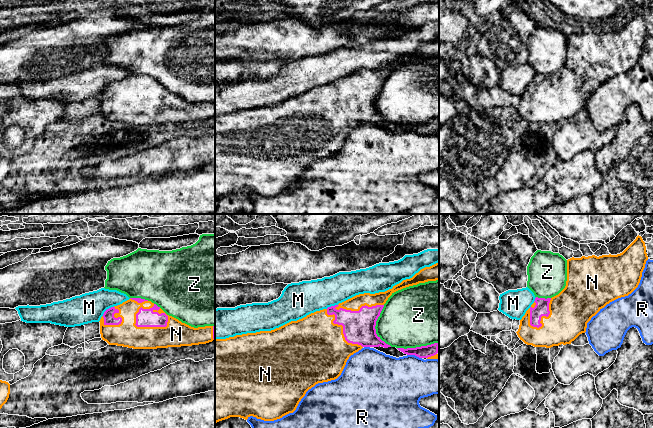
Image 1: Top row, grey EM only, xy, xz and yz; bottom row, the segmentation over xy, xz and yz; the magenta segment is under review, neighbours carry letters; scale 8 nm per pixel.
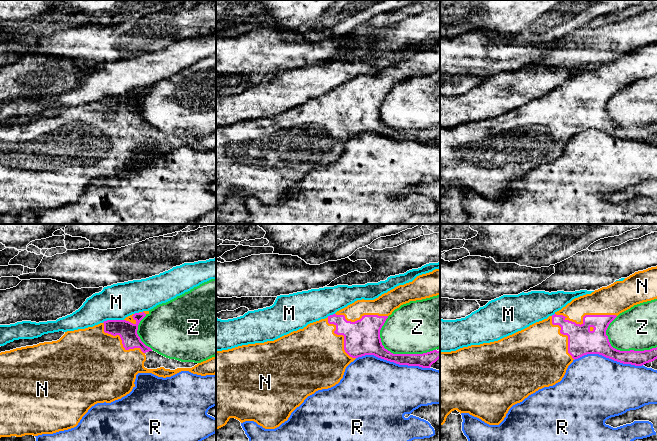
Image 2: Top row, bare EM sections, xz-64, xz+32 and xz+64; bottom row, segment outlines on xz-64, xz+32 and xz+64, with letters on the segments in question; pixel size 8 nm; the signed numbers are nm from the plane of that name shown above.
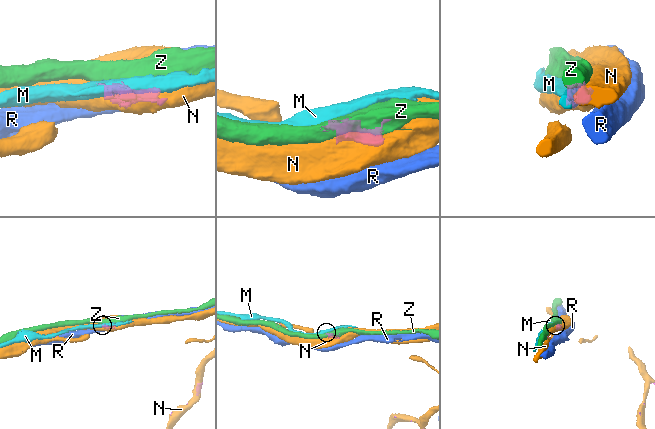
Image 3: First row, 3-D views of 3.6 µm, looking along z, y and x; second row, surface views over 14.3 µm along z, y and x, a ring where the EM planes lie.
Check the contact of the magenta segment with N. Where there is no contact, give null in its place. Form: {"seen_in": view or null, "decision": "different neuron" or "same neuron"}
{"seen_in": "xy", "decision": "same neuron"}

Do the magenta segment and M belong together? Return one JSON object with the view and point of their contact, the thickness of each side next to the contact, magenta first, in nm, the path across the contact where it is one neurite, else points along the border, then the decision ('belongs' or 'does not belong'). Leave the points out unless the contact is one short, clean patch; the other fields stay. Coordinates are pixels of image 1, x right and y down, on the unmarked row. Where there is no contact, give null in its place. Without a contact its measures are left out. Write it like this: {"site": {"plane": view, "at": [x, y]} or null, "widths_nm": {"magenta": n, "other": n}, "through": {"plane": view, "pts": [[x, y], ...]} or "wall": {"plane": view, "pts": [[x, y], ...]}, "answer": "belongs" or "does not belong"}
{"site": {"plane": "xy", "at": [107, 85]}, "widths_nm": {"magenta": 90, "other": 240}, "answer": "does not belong"}

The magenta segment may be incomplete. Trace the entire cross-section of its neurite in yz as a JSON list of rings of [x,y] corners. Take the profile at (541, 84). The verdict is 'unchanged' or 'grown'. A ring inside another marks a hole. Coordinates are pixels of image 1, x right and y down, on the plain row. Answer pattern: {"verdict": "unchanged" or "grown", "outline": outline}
{"verdict": "grown", "outline": [[[639,11],[620,30],[568,35],[565,64],[552,74],[535,74],[520,96],[516,108],[518,113],[534,123],[551,124],[571,120],[586,108],[587,99],[602,84],[618,74],[628,72],[638,63],[647,36],[645,18]]]}

